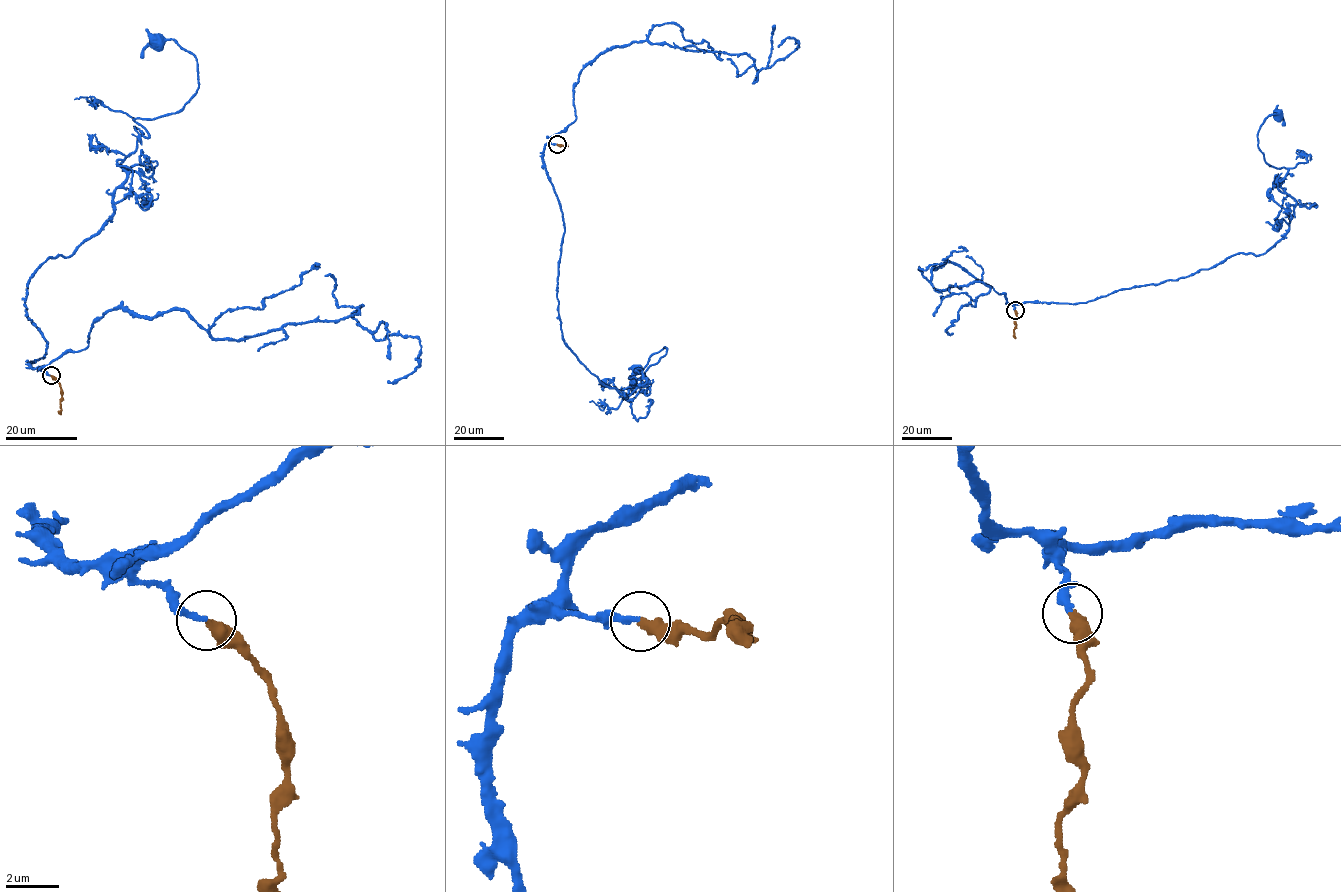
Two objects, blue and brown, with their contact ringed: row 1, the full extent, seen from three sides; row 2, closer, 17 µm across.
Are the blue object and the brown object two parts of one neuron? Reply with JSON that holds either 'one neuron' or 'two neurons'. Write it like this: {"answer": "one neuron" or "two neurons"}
{"answer": "one neuron"}

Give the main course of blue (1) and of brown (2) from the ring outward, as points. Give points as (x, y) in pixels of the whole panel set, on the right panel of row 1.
1: (1015, 310), (1274, 247), (1296, 201), (1278, 188), (1287, 169), (1258, 146), (1278, 113)
2: (1015, 310), (1015, 338)

